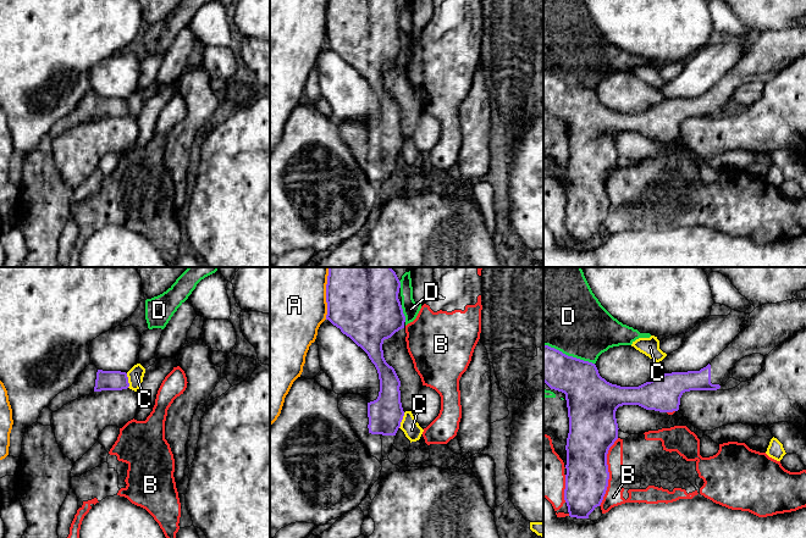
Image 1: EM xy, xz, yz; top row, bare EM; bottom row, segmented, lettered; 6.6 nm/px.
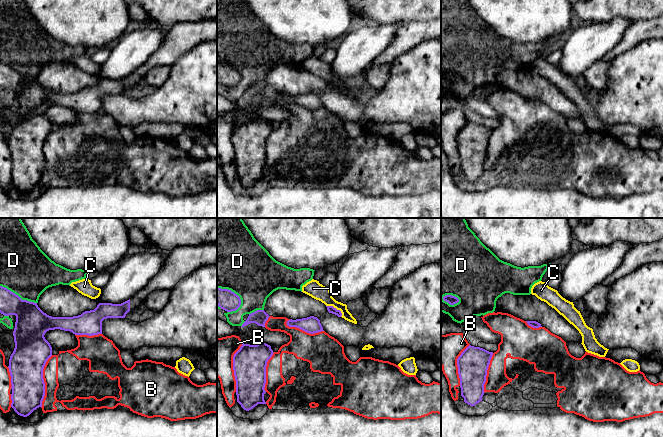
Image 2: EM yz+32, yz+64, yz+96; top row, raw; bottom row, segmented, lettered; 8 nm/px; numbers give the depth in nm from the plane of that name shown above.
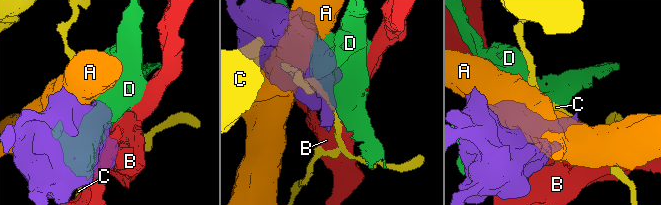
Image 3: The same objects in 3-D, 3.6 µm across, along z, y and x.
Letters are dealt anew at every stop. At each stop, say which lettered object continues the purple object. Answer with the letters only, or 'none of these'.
none of these

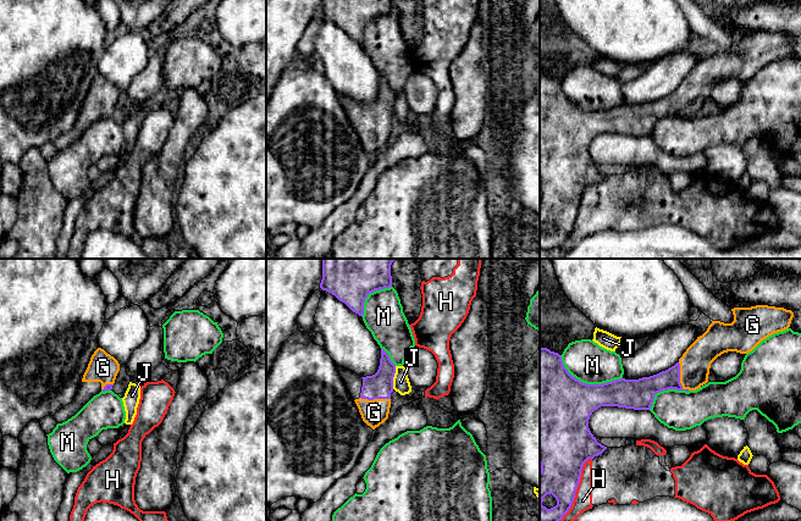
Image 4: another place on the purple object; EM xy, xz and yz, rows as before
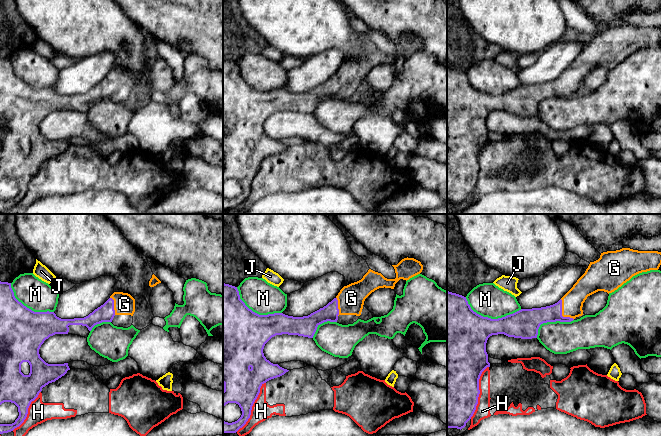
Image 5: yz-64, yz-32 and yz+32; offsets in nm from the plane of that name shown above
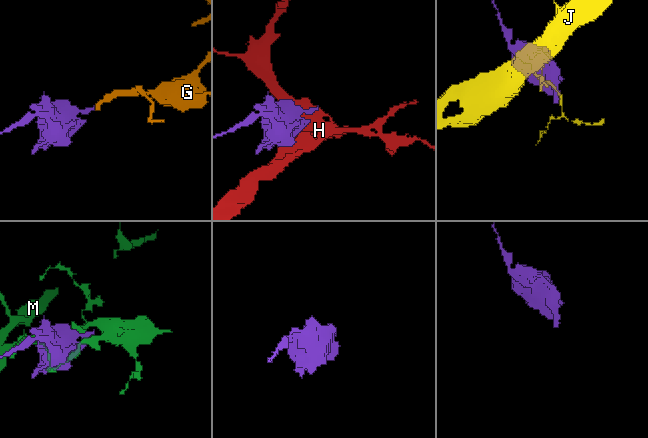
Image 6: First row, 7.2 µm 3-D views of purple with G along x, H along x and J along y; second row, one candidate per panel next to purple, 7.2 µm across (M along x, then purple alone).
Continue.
G

